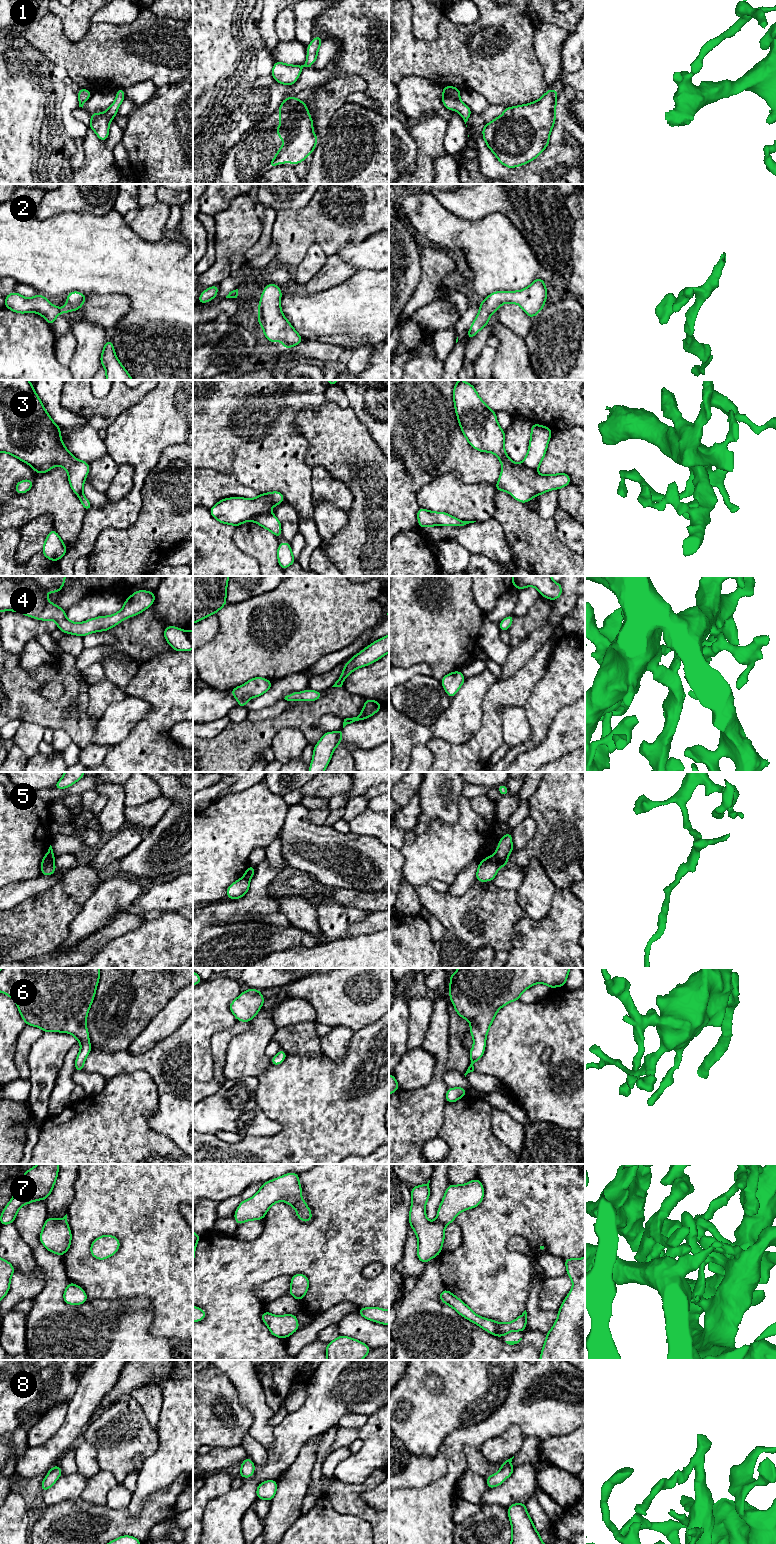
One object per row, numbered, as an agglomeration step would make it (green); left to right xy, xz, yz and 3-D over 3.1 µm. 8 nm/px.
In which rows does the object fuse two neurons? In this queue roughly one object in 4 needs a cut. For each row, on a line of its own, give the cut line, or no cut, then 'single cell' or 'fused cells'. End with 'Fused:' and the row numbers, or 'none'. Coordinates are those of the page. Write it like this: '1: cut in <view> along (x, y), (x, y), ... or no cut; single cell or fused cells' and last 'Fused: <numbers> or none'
1: no cut; single cell
2: no cut; single cell
3: no cut; single cell
4: no cut; single cell
5: cut in xy along (53, 858), (42, 870); fused cells
6: no cut; single cell
7: no cut; single cell
8: no cut; single cell
Fused: 5

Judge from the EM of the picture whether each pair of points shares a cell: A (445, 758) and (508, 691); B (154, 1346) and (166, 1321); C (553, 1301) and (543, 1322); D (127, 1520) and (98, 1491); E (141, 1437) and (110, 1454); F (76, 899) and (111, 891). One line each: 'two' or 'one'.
A: one
B: two
C: two
D: two
E: one
F: two

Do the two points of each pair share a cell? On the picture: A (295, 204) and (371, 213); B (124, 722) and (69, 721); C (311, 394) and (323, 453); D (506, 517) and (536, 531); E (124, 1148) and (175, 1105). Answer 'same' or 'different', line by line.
A: different
B: different
C: different
D: same
E: different

